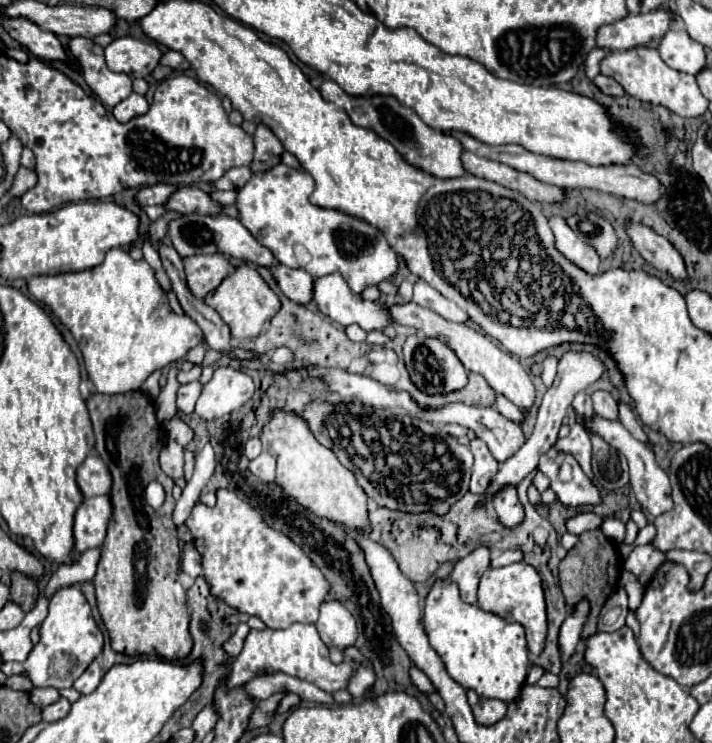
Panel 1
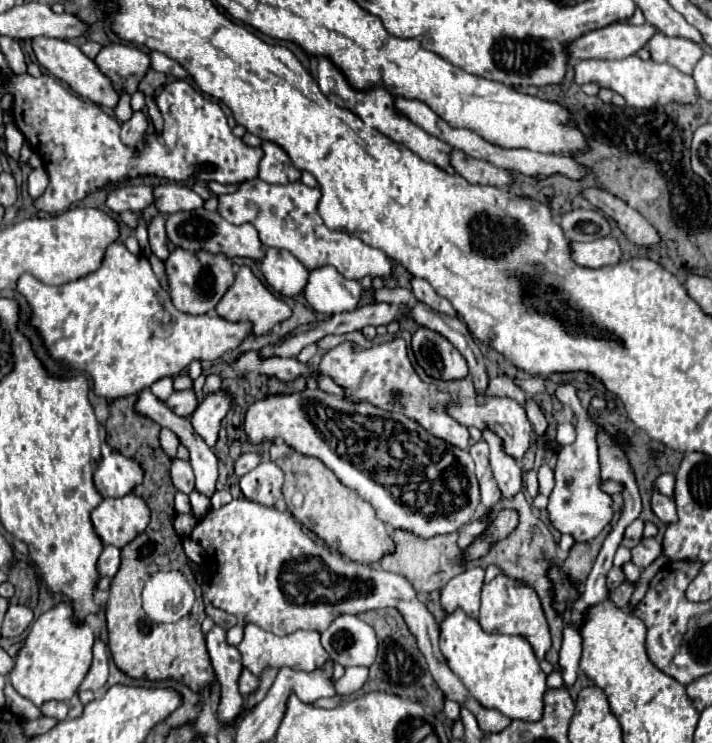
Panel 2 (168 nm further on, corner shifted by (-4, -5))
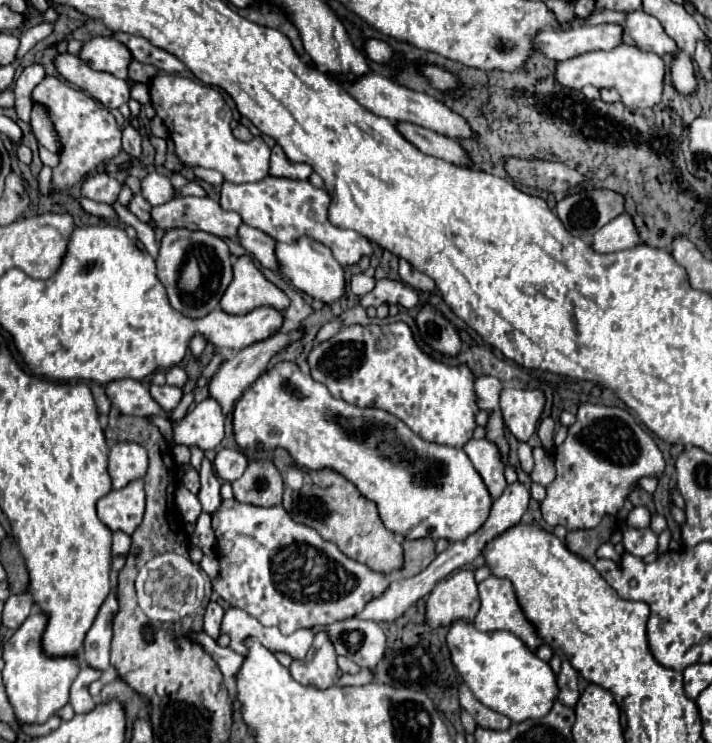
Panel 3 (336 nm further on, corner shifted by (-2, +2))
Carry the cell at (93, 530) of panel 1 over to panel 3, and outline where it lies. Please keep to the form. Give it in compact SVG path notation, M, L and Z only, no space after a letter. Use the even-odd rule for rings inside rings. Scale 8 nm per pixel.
M136 479L118 491L112 489L96 503L98 519L110 531L124 531L126 535L132 535L136 527L142 523L144 507L146 499L142 479Z

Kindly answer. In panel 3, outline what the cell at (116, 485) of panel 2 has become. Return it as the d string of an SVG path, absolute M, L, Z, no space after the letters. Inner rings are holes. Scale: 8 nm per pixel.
M116 443L108 455L108 473L114 489L126 487L130 481L144 477L148 469L146 449L138 443Z

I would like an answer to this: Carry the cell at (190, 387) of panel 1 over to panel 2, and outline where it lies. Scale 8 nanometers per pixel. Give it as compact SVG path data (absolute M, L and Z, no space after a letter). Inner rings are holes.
M182 390L182 392L172 392L168 400L164 402L172 412L178 416L190 416L196 408L196 394L194 390Z

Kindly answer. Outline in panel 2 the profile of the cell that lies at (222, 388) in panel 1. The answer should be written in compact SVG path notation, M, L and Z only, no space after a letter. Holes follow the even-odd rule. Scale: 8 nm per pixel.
M214 392L204 398L204 402L192 414L194 430L204 438L208 446L214 446L218 440L220 422L224 420L226 412L230 410L230 398L224 392Z

